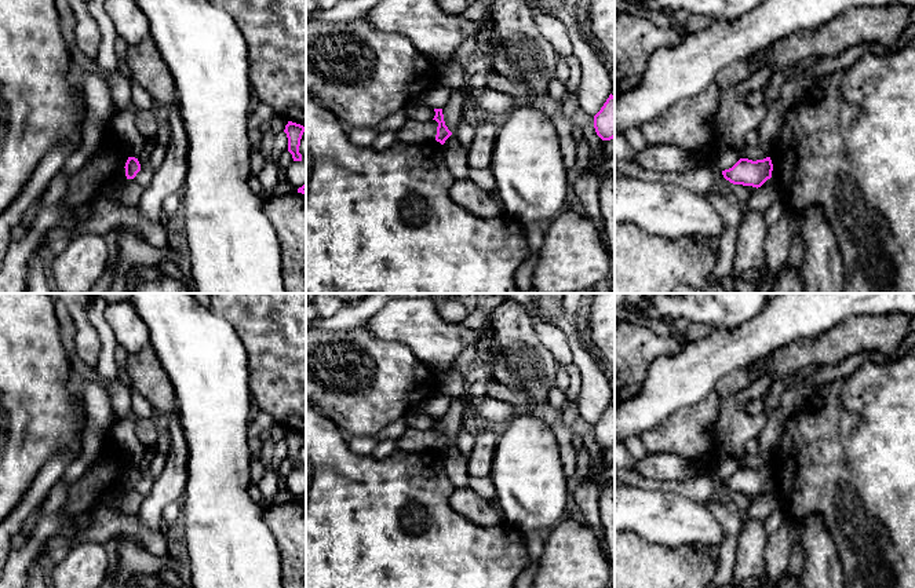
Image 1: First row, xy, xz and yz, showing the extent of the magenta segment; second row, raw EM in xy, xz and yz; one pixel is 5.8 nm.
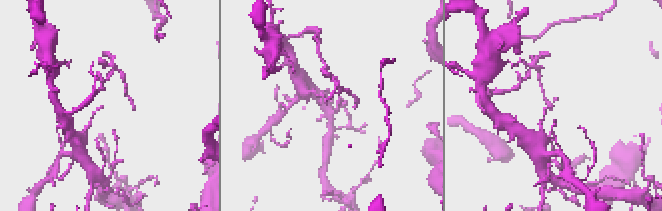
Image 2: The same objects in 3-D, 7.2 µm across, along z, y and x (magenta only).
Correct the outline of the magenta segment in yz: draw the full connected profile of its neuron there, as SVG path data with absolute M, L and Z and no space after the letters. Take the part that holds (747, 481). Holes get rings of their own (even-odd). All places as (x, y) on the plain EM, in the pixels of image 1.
M770 465L763 468L740 467L732 476L722 479L726 489L733 493L761 496L772 486L773 472Z

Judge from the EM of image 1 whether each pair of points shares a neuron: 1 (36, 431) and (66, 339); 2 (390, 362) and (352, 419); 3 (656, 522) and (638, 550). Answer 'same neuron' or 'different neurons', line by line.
1: different neurons
2: same neuron
3: different neurons

